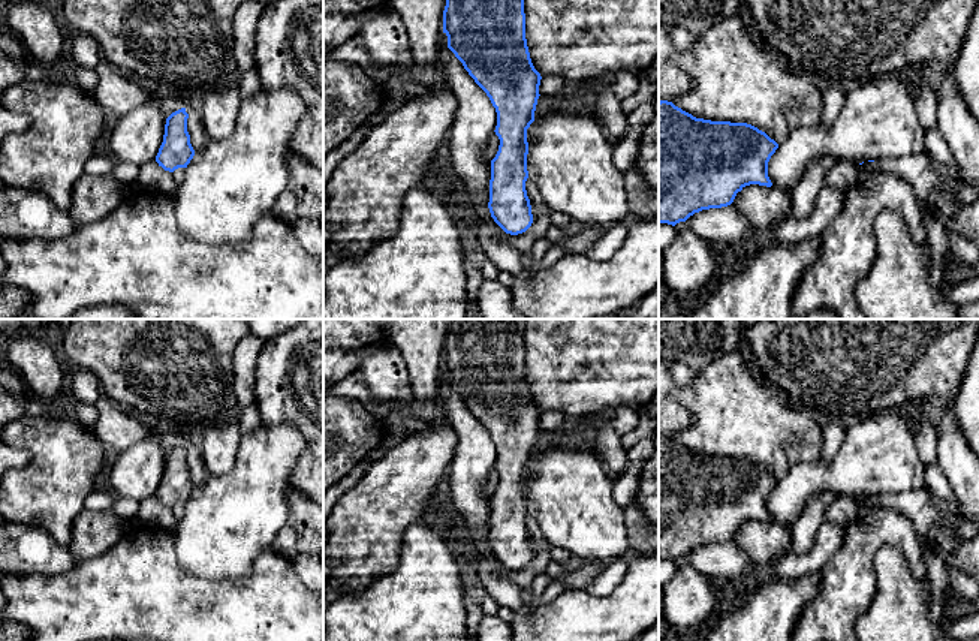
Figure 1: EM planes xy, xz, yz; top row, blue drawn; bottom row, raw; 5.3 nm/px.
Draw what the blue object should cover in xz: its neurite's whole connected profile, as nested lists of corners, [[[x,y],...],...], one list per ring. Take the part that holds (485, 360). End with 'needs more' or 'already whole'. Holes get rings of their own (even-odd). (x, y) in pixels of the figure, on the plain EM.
[[[451,319],[443,346],[443,368],[448,383],[463,398],[475,418],[487,428],[497,448],[498,487],[491,496],[488,544],[494,557],[510,571],[525,568],[533,559],[525,526],[527,464],[534,457],[540,409],[534,404],[527,374],[524,349],[525,319]]]; already whole

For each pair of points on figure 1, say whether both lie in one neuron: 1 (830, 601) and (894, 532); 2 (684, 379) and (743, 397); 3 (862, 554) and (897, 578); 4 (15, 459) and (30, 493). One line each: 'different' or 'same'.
1: same
2: different
3: different
4: different

